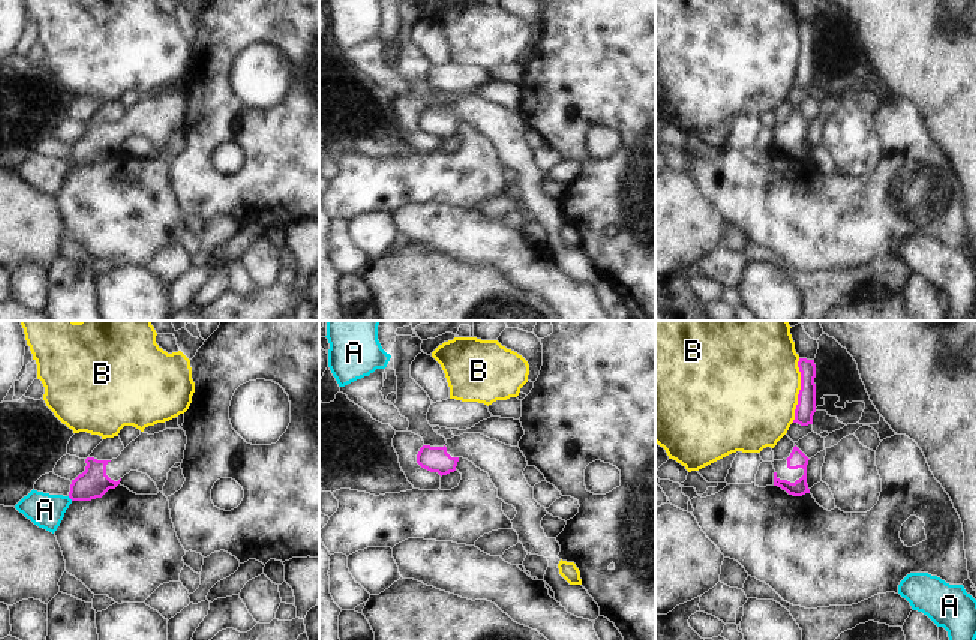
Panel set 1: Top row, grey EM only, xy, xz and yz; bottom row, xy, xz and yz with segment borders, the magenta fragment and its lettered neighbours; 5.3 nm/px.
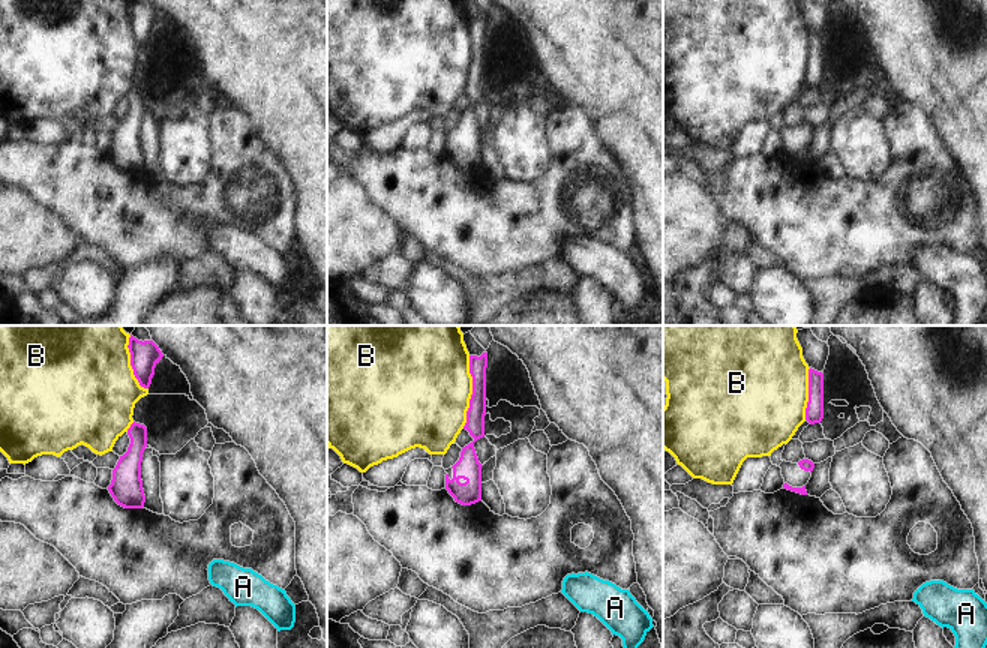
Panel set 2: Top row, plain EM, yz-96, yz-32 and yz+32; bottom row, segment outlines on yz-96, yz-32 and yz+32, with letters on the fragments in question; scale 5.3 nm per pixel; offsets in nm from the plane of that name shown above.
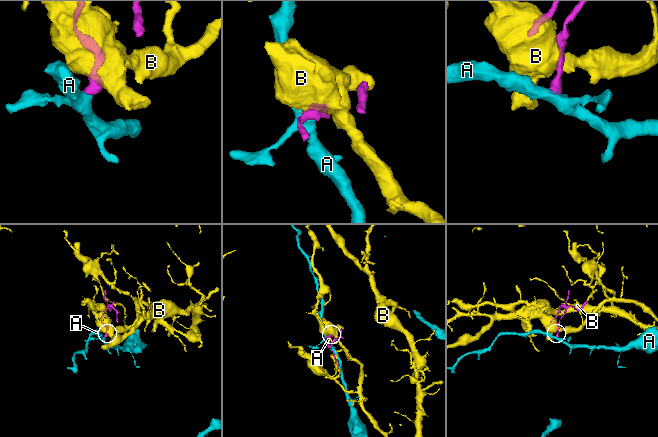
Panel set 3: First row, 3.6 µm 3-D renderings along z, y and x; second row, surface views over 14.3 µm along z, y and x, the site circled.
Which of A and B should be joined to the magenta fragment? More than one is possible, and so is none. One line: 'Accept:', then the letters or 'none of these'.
Accept: none of these.

